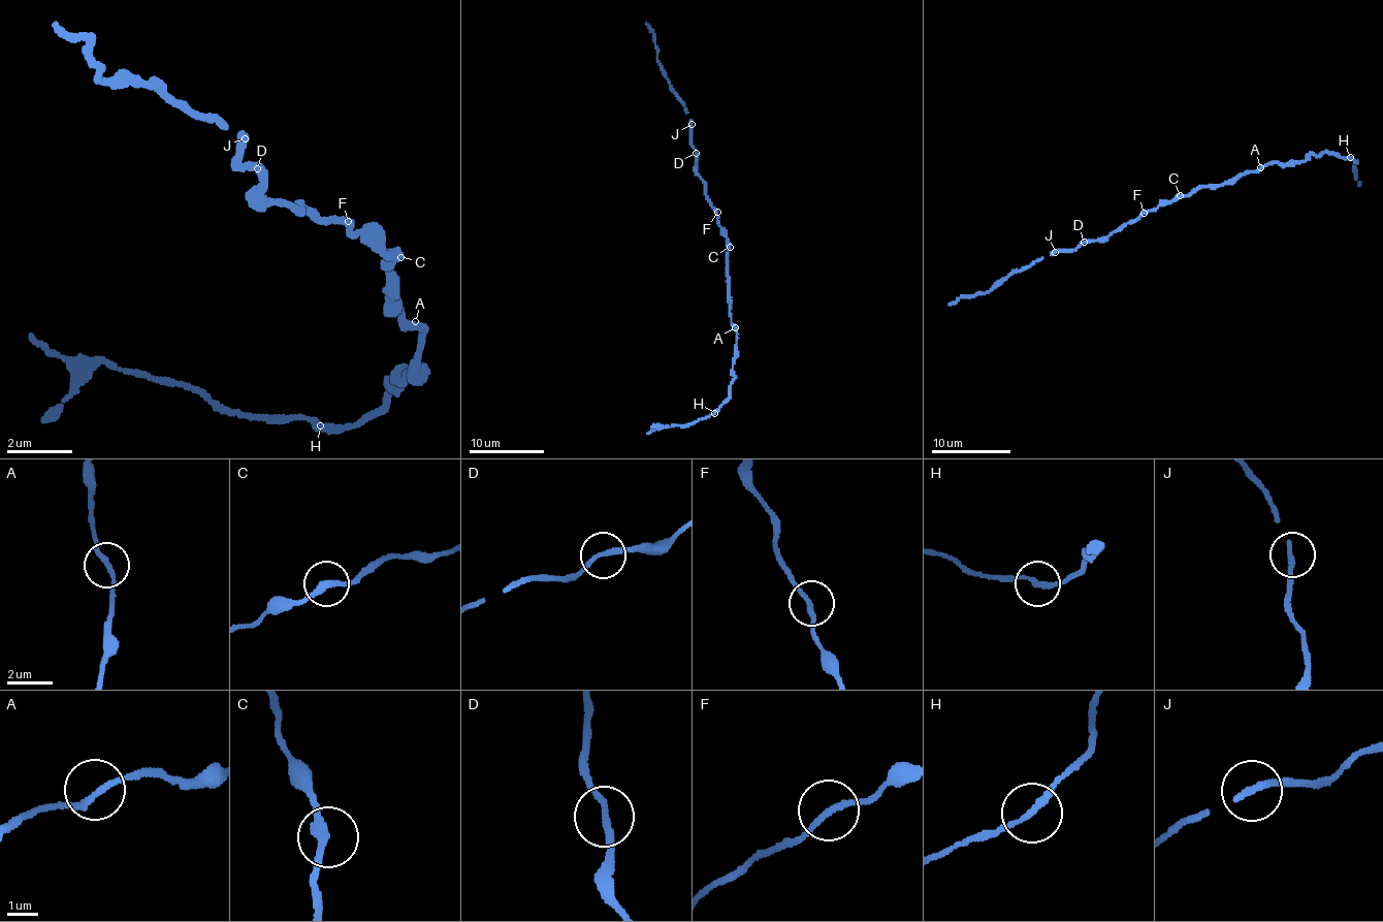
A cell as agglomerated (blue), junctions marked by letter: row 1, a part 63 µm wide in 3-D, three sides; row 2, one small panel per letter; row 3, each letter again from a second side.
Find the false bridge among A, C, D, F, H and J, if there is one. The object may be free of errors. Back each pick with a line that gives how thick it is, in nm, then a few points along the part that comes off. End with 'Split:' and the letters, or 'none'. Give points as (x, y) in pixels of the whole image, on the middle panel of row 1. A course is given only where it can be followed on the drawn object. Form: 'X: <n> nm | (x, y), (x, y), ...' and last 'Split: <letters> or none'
H: 200 nm | (715, 413), (684, 424), (656, 427), (647, 434)
Split: H

